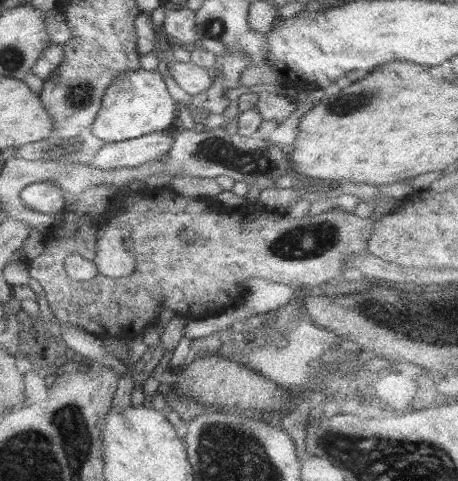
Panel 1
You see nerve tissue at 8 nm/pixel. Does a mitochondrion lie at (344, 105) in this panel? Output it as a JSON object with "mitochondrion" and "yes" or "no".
{"mitochondrion":"yes"}

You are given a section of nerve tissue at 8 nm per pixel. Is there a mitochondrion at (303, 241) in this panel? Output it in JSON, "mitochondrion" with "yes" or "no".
{"mitochondrion":"yes"}

